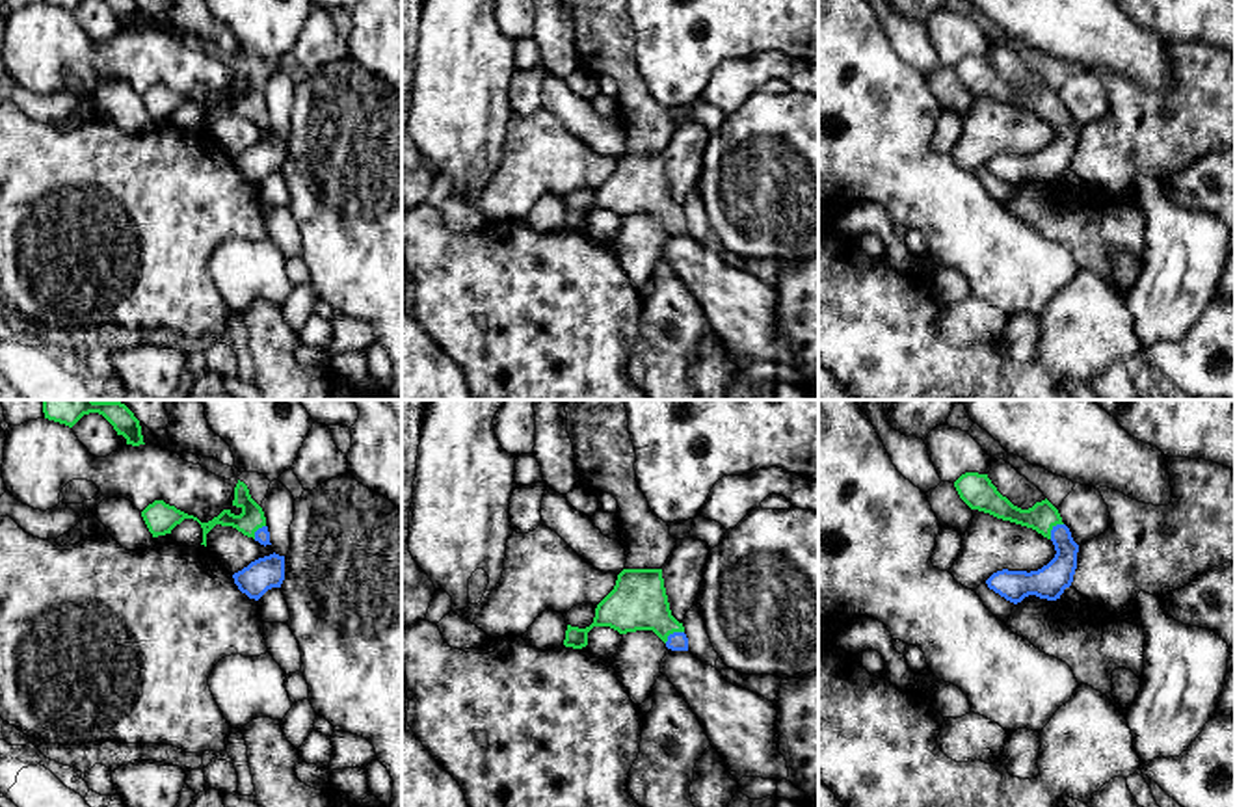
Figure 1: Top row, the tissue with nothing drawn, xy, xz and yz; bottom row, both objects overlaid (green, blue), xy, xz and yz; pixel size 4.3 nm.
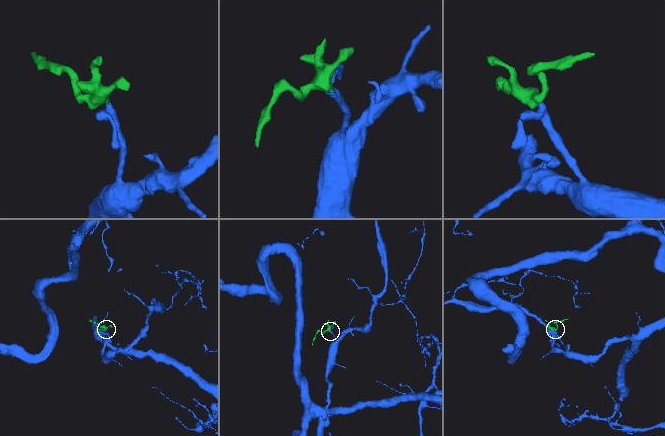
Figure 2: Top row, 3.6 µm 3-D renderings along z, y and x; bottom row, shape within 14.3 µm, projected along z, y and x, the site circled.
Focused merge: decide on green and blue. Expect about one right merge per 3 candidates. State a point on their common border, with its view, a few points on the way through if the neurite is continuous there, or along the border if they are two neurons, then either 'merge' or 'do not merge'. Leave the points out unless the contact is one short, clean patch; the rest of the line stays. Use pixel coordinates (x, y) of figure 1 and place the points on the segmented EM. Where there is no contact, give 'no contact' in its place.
meets green in xz at (672, 633); runs through xz (638, 601), (672, 633), (677, 640); merge

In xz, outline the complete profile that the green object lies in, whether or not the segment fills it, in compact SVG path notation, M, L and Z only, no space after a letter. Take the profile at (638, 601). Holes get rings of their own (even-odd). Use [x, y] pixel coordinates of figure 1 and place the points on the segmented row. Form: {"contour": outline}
{"contour": "M623 569L614 589L597 604L593 623L586 628L567 625L564 645L586 647L593 627L619 634L653 630L668 649L688 651L684 627L670 610L662 569Z"}

